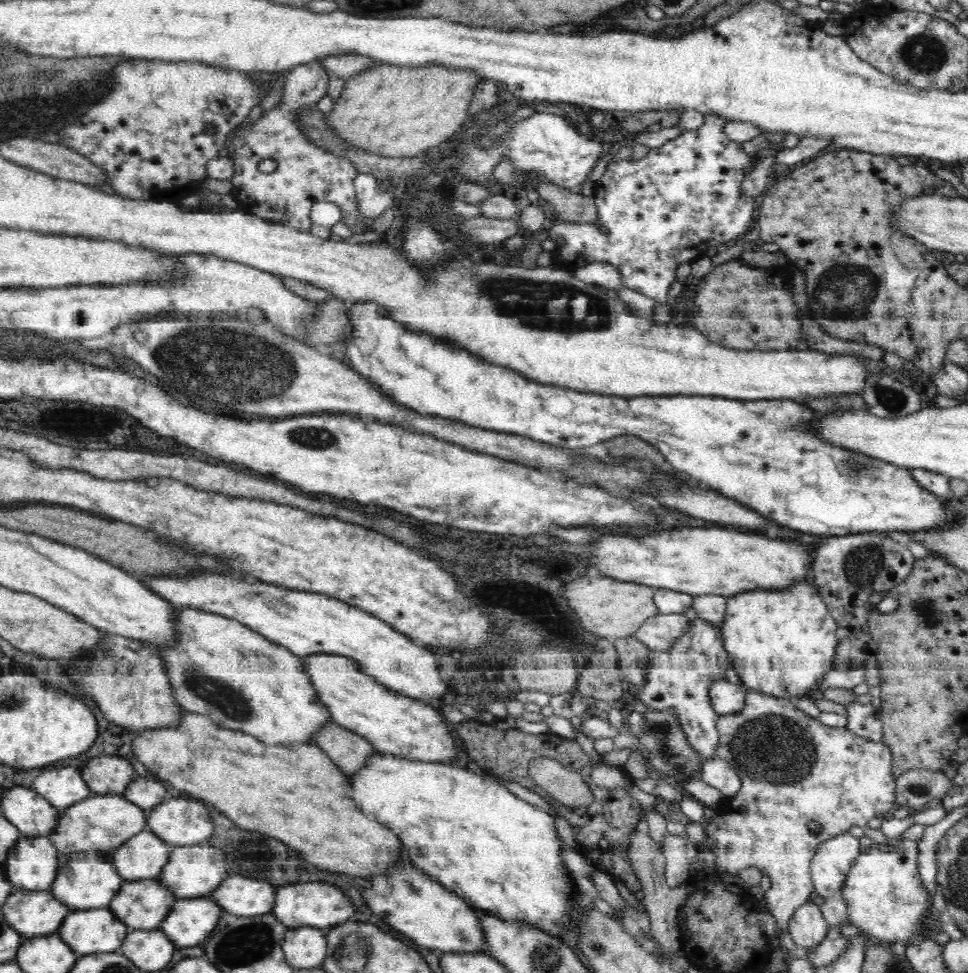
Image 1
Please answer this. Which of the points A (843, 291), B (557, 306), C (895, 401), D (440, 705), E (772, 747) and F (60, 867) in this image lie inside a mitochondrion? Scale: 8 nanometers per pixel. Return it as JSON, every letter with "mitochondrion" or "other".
{"A":"mitochondrion","B":"mitochondrion","C":"mitochondrion","D":"other","E":"mitochondrion","F":"other"}

